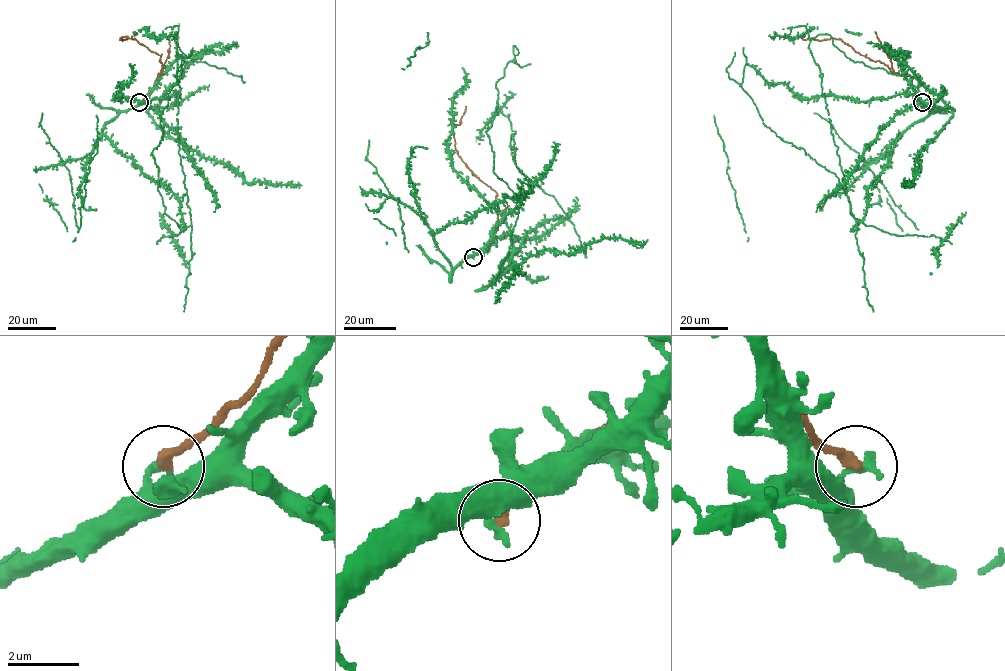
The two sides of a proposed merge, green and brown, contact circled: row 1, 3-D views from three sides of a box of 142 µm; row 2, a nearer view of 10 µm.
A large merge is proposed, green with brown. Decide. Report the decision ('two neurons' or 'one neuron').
two neurons

